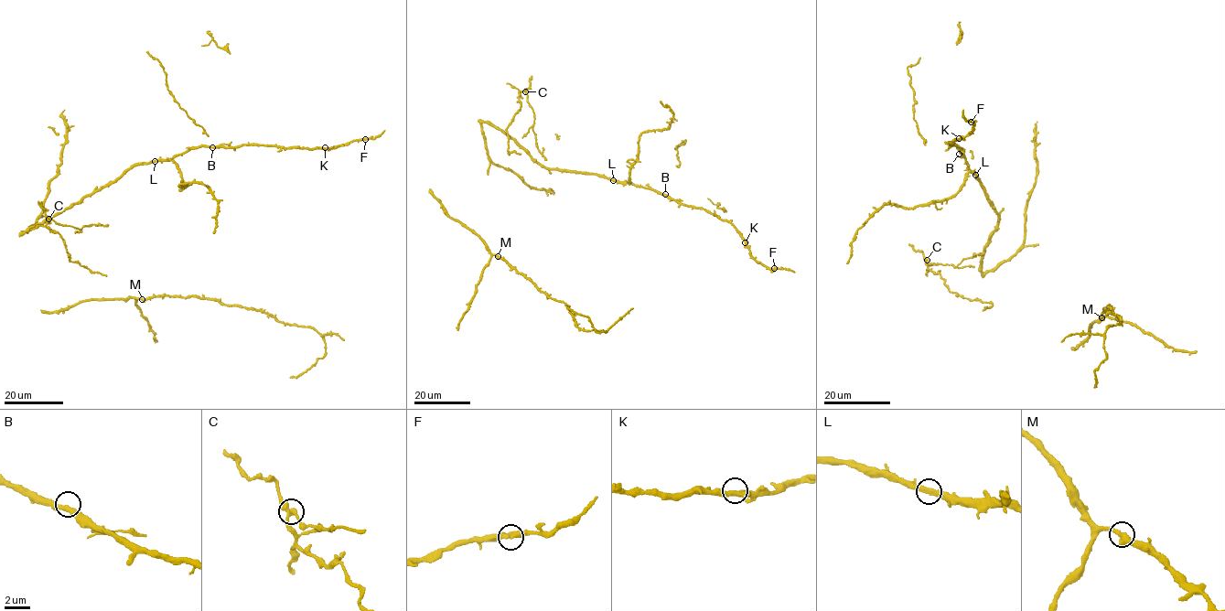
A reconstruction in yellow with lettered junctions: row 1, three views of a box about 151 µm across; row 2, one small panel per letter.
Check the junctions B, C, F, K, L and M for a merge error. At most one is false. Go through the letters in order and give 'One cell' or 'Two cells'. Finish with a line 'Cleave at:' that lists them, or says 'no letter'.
B: One cell
C: One cell
F: One cell
K: One cell
L: One cell
M: One cell
Cleave at: no letter

